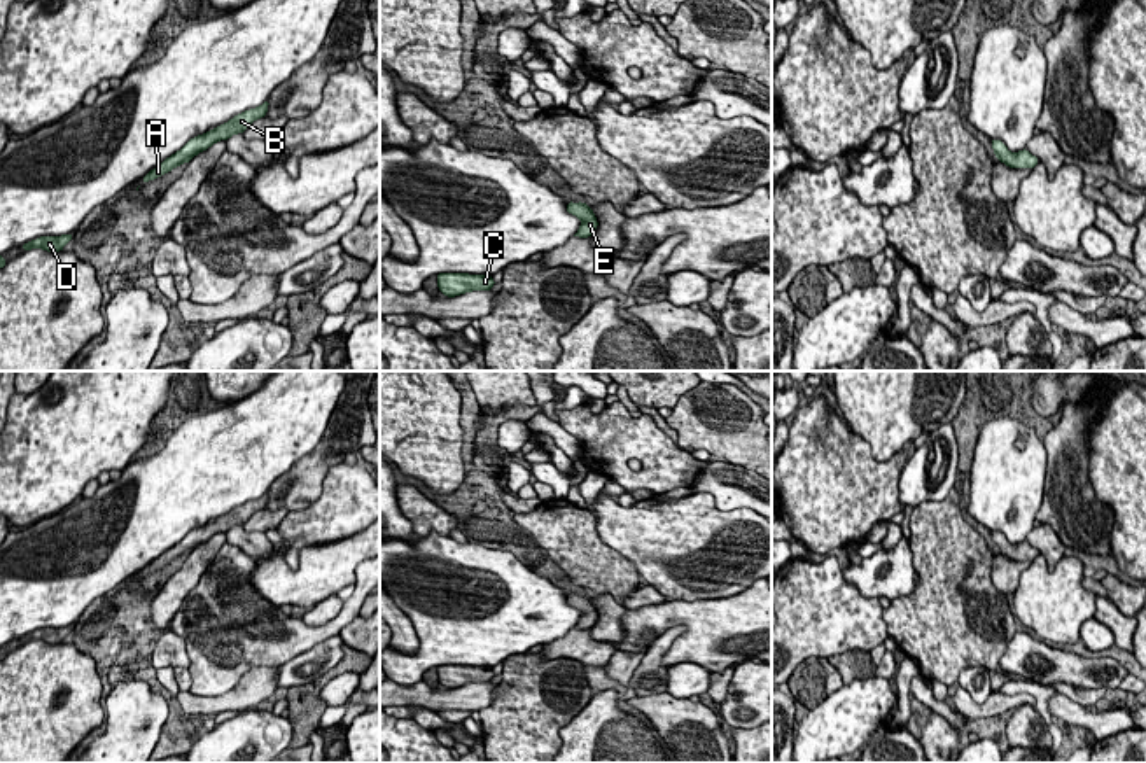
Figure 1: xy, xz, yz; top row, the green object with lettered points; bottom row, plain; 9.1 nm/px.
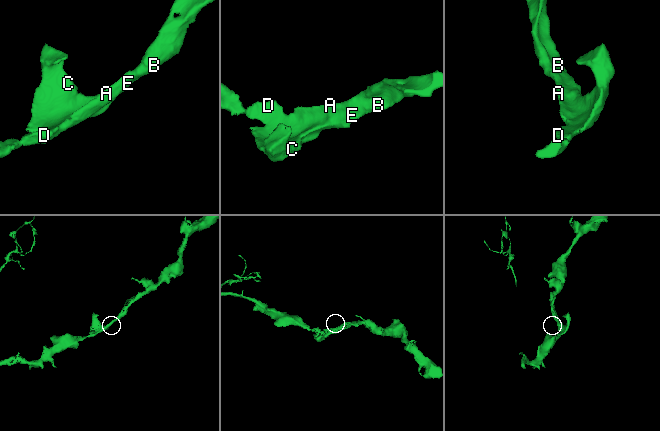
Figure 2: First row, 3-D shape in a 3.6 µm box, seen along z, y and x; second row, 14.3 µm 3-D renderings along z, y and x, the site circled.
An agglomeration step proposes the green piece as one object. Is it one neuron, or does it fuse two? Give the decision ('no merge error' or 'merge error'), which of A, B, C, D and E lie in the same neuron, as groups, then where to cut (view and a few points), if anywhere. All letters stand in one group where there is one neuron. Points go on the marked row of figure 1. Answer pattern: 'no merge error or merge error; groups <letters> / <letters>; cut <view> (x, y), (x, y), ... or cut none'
no merge error; groups A B C D E; cut none

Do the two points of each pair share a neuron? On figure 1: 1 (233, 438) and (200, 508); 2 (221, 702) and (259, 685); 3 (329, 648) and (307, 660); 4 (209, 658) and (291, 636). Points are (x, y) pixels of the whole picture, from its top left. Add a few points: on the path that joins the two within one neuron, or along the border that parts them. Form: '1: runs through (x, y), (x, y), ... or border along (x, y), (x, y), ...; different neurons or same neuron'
1: runs through (223, 455), (200, 478), (200, 490); same neuron
2: runs through (230, 700), (251, 690); same neuron
3: runs through (324, 653), (312, 660); same neuron
4: runs through (230, 637), (270, 636); same neuron

